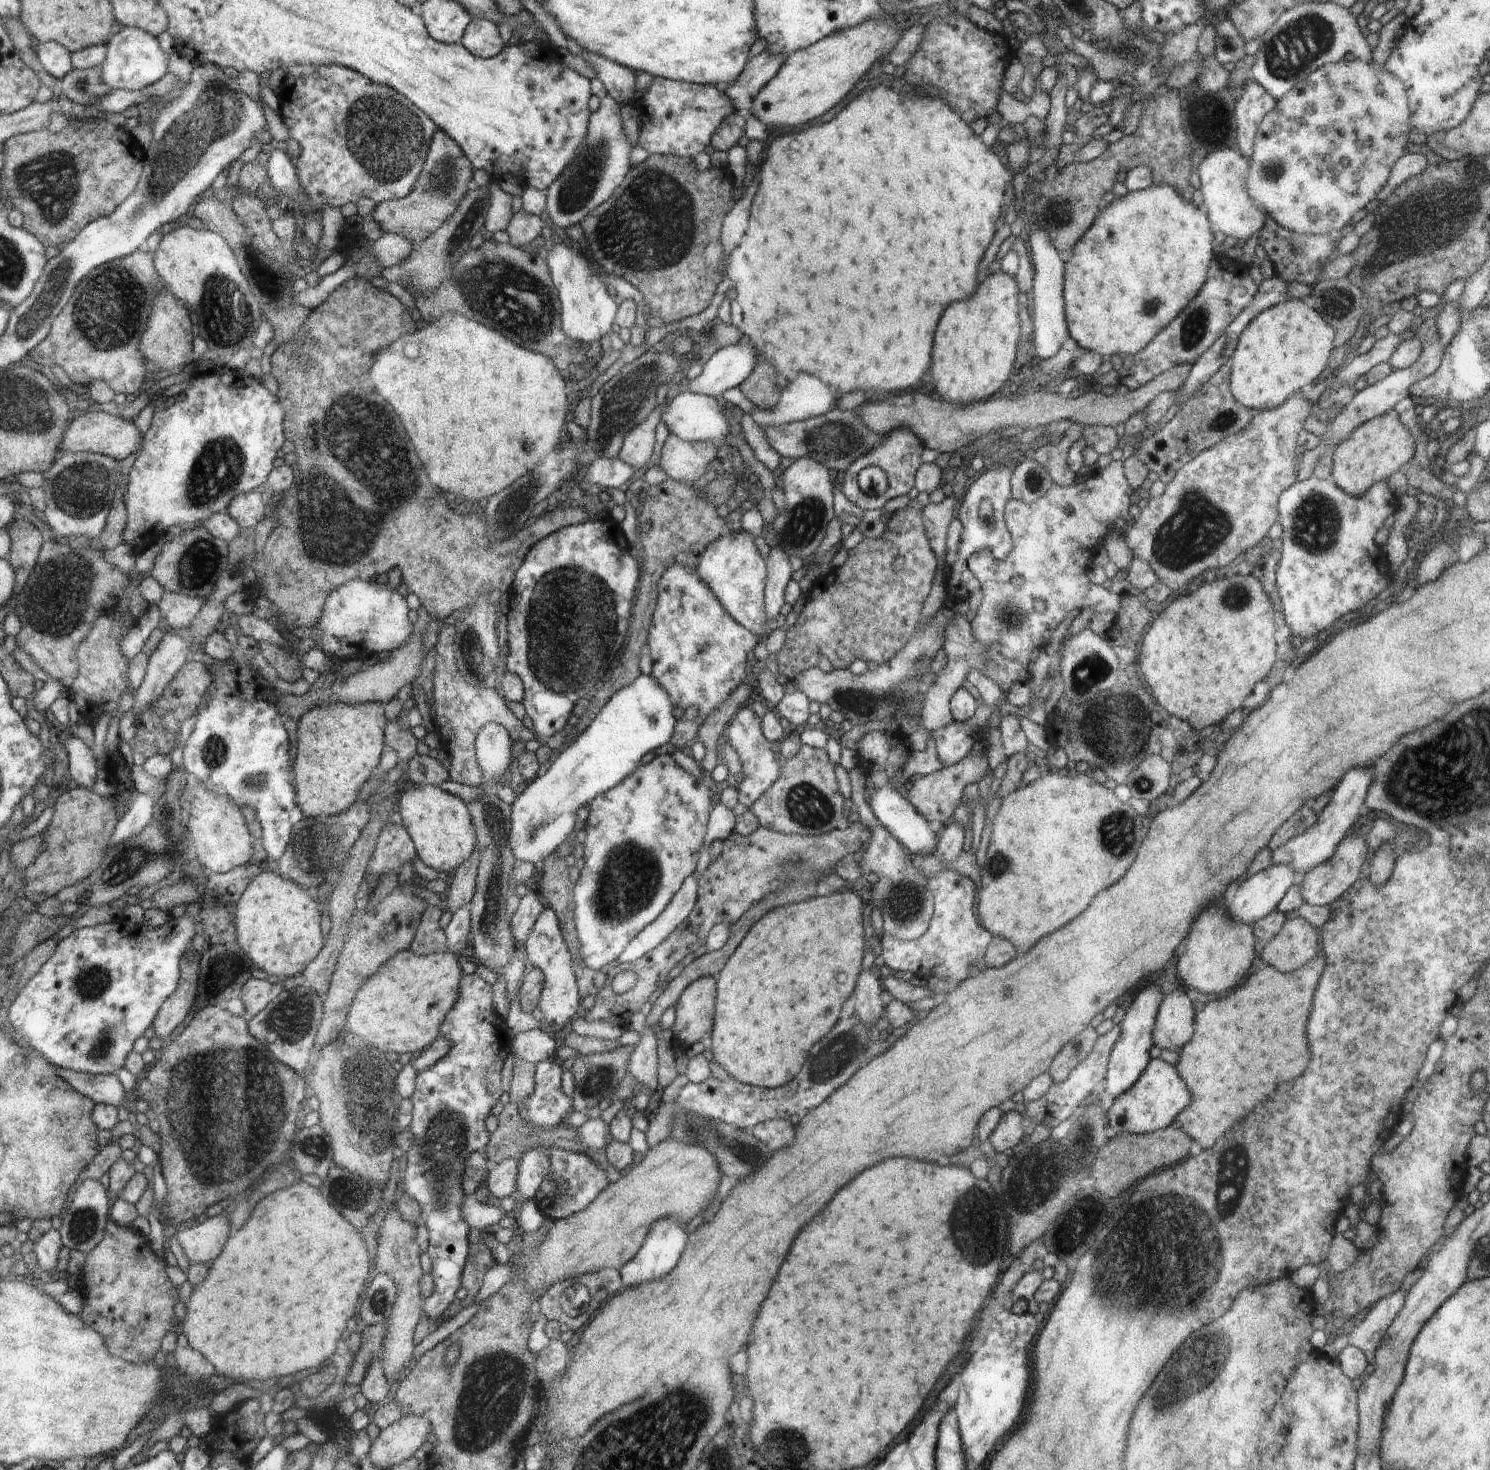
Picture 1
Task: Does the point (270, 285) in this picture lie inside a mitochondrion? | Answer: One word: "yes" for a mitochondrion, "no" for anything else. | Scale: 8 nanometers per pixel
yes

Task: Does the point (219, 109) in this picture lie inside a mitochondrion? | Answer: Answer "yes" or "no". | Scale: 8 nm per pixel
yes

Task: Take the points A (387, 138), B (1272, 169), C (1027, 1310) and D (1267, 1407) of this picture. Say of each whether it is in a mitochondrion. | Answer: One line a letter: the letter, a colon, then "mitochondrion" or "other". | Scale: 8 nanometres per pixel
A: mitochondrion
B: mitochondrion
C: other
D: other

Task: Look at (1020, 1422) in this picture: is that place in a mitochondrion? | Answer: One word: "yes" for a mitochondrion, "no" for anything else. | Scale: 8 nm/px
no

